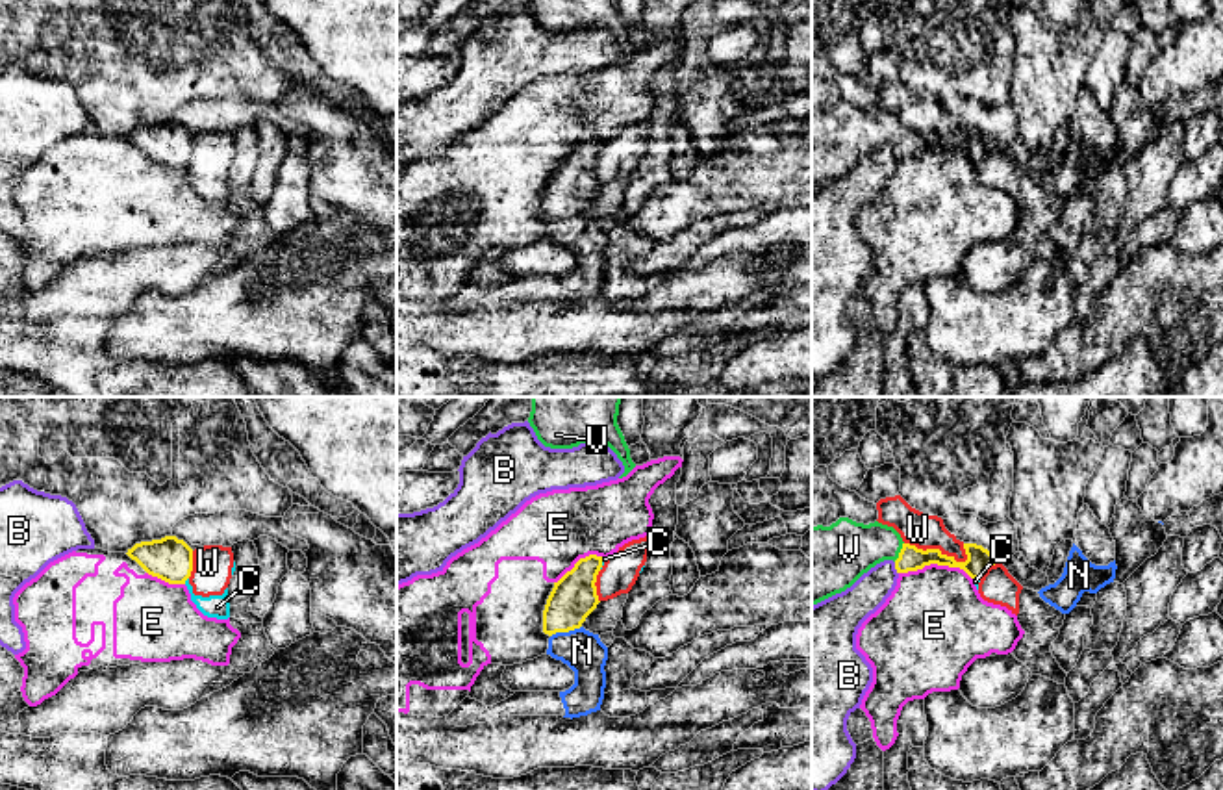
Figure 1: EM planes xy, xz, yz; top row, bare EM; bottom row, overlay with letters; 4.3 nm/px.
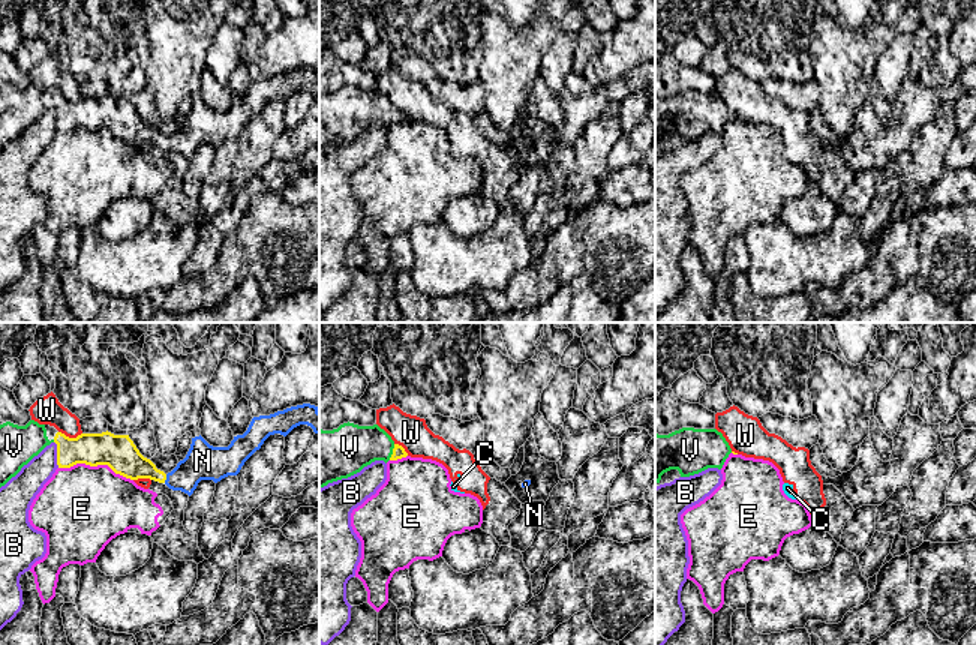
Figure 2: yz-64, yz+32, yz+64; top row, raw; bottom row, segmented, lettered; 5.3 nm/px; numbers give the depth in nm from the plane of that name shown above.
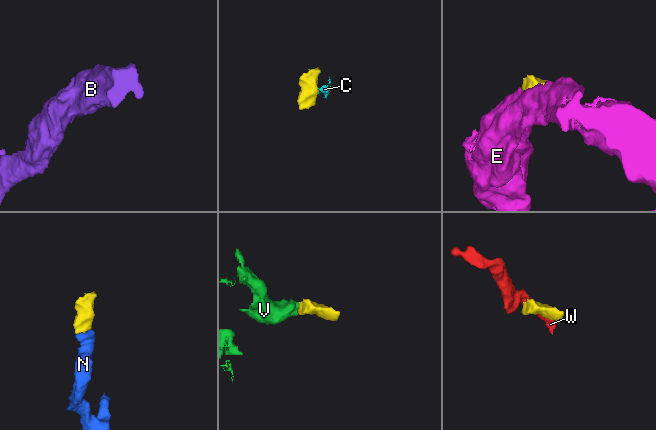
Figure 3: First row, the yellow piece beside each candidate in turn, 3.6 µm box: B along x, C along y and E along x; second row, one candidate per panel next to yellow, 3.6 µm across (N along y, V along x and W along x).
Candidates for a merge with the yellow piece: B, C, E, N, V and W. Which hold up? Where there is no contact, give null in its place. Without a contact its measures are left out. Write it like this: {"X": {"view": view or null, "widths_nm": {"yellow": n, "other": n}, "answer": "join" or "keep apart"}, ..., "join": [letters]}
{"B": {"view": "yz", "widths_nm": {"yellow": 110, "other": 160}, "answer": "keep apart"}, "C": {"view": "xy", "widths_nm": {"yellow": 190, "other": 100}, "answer": "keep apart"}, "E": {"view": "yz", "widths_nm": {"yellow": 110, "other": 440}, "answer": "keep apart"}, "N": {"view": "xz", "widths_nm": {"yellow": 200, "other": 180}, "answer": "join"}, "V": {"view": "yz", "widths_nm": {"yellow": 110, "other": 260}, "answer": "join"}, "W": {"view": "yz", "widths_nm": {"yellow": 110, "other": 150}, "answer": "keep apart"}, "join": ["N", "V"]}

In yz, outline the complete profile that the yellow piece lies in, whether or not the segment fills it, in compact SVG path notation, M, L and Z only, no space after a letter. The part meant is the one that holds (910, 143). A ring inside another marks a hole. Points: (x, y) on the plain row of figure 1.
M839 102L830 111L812 111L812 191L845 176L884 145L893 145L897 158L917 156L930 148L960 152L973 165L990 150L1001 148L982 130L964 128L964 134L967 145L956 147L939 134L923 135L904 128L893 111L878 106L864 109Z

